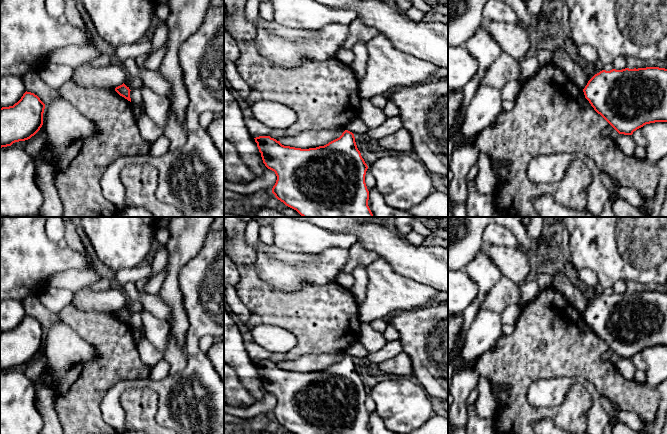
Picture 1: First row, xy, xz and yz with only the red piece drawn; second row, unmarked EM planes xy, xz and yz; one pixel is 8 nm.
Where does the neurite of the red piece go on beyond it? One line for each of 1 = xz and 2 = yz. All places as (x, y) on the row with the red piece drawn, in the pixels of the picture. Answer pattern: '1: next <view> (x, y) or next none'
1: next none
2: next none

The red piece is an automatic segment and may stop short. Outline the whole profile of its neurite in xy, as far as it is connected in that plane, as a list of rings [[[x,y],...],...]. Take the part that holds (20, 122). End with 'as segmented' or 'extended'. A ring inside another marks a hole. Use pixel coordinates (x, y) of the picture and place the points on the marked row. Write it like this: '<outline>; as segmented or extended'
[[[25,92],[13,106],[0,108],[0,148],[34,136],[43,125],[45,104],[31,92]]]; as segmented

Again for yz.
[[[659,67],[602,70],[583,89],[585,98],[619,134],[632,135],[646,124],[667,122],[667,69]]]; as segmented

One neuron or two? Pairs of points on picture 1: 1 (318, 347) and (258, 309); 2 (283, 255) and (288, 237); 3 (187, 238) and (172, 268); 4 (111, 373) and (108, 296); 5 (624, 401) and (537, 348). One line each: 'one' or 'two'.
1: one
2: two
3: one
4: two
5: one

